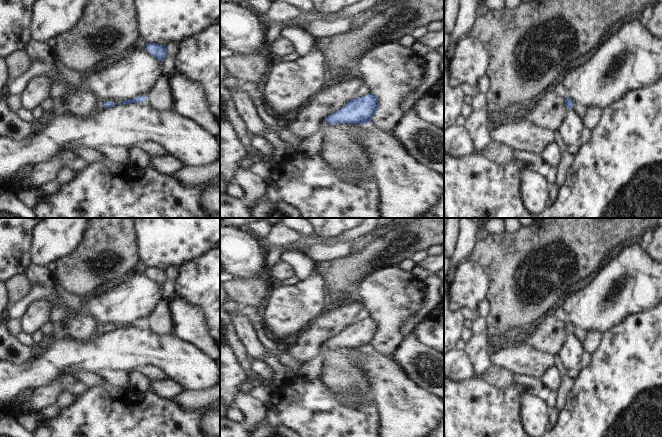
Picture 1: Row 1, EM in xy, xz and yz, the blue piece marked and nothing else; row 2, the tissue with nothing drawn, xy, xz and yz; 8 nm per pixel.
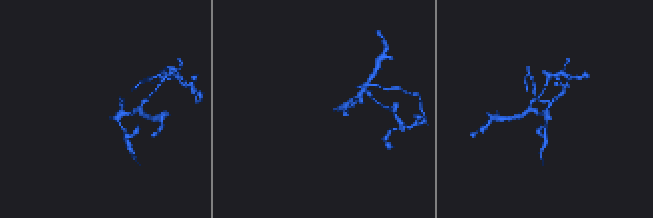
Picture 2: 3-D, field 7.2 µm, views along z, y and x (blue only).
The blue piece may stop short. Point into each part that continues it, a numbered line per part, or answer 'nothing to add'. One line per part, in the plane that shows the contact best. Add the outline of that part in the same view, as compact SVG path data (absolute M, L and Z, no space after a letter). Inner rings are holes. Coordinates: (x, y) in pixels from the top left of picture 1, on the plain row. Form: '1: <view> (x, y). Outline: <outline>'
1: xy (100, 330). Outline: M97 324L96 325L96 338L98 338L98 337L101 337L102 335L104 335L105 333L106 333L106 331L105 331L105 329L104 329L104 325L102 325L102 324ZM95 338L95 339L96 339ZM94 339L94 340L95 340Z

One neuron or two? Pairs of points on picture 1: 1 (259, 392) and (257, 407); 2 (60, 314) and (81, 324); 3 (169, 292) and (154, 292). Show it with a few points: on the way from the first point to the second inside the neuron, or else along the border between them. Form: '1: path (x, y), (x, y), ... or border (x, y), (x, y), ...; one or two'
1: border (250, 392), (265, 402); two
2: border (72, 314), (66, 324); two
3: border (162, 286), (162, 298), (164, 300); two

